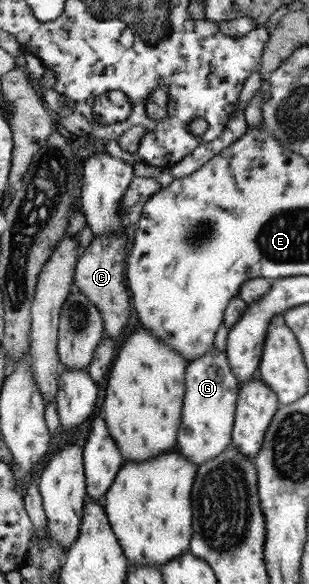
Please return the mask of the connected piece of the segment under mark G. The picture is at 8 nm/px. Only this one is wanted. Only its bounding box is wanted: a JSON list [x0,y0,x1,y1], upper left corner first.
[178,348,241,466]

